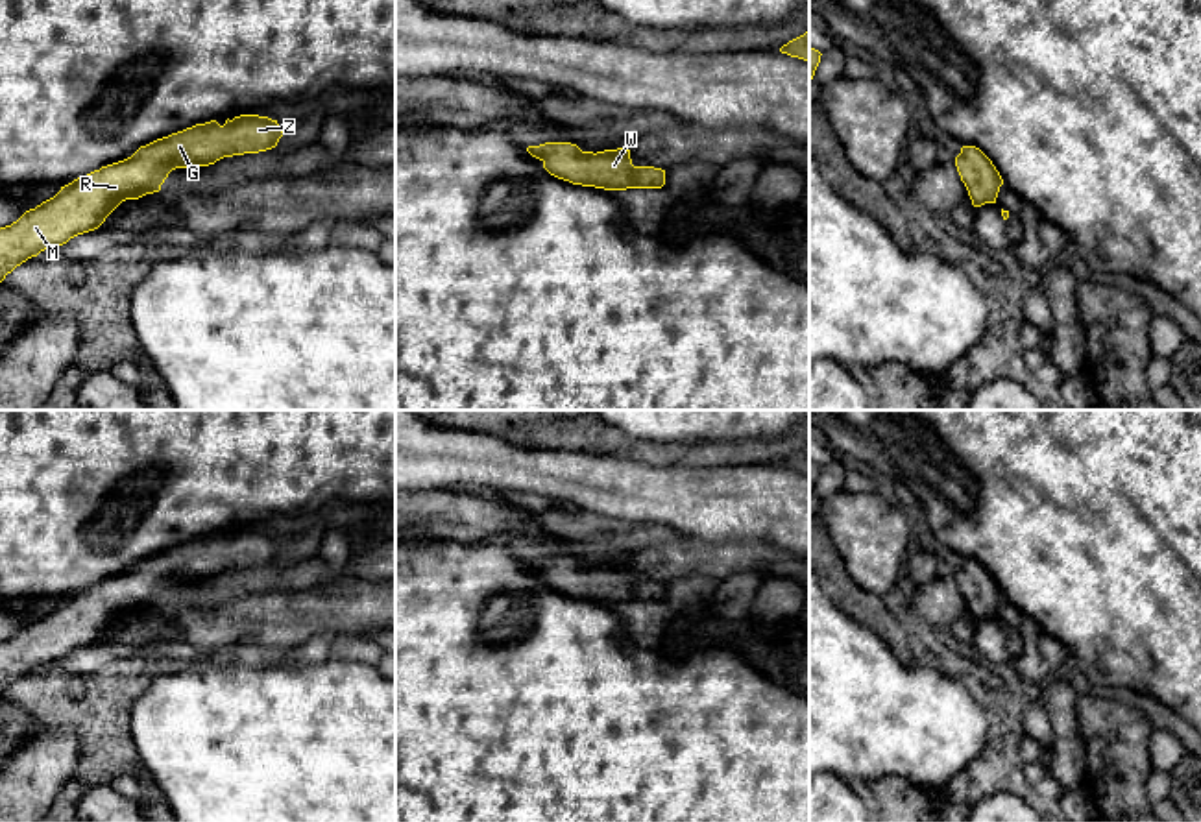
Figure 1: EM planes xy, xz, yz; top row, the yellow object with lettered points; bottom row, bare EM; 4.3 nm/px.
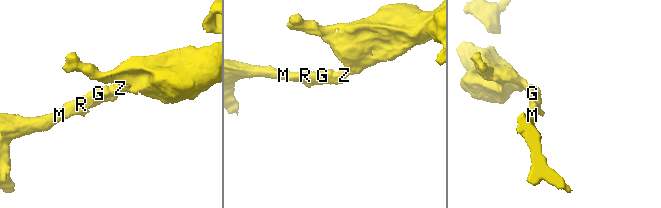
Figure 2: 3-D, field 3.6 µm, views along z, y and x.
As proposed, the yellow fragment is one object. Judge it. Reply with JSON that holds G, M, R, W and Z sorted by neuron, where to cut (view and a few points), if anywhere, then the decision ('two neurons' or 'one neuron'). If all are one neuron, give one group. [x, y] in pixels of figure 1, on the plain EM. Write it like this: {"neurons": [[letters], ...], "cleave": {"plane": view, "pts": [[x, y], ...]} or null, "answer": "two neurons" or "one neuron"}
{"neurons": [["G", "M", "R", "W", "Z"]], "cleave": null, "answer": "one neuron"}

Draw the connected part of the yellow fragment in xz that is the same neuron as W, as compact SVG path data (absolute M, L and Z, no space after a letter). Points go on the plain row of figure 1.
M545 556L527 565L543 576L543 582L564 595L604 604L661 602L665 584L634 580L630 563L582 565L571 556Z

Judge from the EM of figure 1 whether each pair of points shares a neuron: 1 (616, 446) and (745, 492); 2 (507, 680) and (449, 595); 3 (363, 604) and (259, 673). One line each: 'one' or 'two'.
1: two
2: one
3: two

